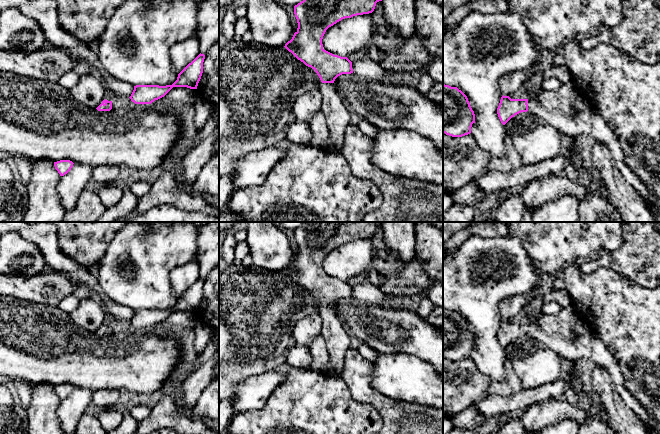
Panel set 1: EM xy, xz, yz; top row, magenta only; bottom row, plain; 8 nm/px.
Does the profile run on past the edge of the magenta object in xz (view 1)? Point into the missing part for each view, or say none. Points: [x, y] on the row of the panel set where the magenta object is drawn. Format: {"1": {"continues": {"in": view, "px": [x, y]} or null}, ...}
{"1": {"continues": {"in": "xz", "px": [337, 113]}}}

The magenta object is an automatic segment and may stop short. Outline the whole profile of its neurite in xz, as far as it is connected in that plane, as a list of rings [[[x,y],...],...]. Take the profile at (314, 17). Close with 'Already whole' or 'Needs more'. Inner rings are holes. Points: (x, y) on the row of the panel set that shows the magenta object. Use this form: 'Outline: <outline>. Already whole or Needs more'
Outline: [[[303,0],[294,6],[298,28],[285,48],[306,66],[315,70],[321,80],[321,112],[326,118],[329,140],[325,151],[340,153],[344,144],[344,132],[351,120],[350,107],[338,96],[334,86],[335,79],[342,74],[353,73],[352,62],[347,57],[334,55],[323,49],[322,39],[326,30],[345,18],[372,13],[376,3],[382,0]]]. Needs more

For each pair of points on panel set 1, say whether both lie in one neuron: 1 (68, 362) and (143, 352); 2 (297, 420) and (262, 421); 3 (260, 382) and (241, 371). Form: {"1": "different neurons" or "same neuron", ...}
{"1": "same neuron", "2": "same neuron", "3": "different neurons"}

